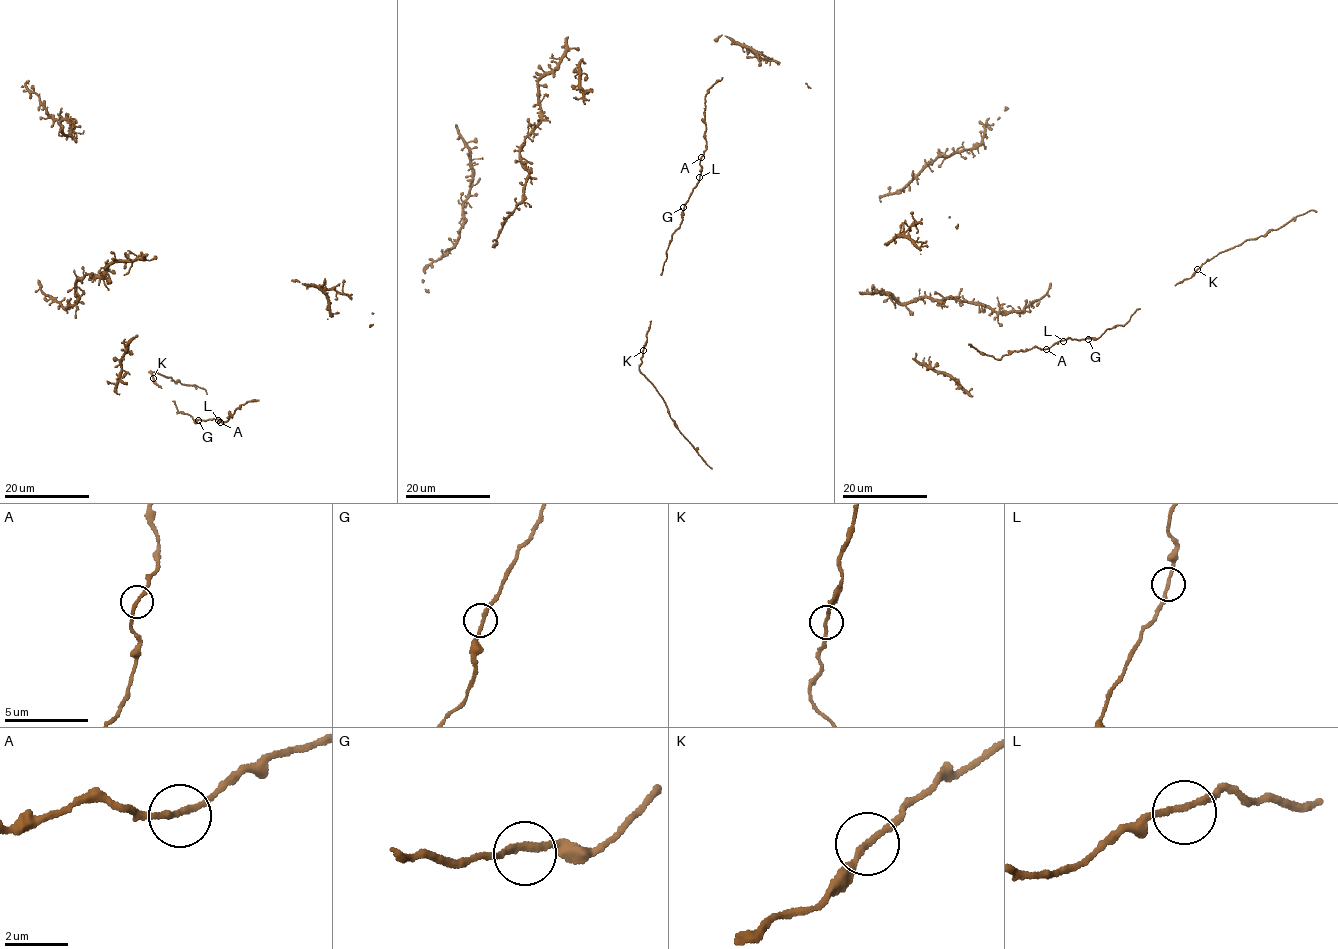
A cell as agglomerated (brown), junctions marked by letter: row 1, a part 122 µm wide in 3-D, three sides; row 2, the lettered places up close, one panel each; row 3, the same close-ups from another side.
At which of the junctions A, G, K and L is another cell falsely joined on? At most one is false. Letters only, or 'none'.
none

